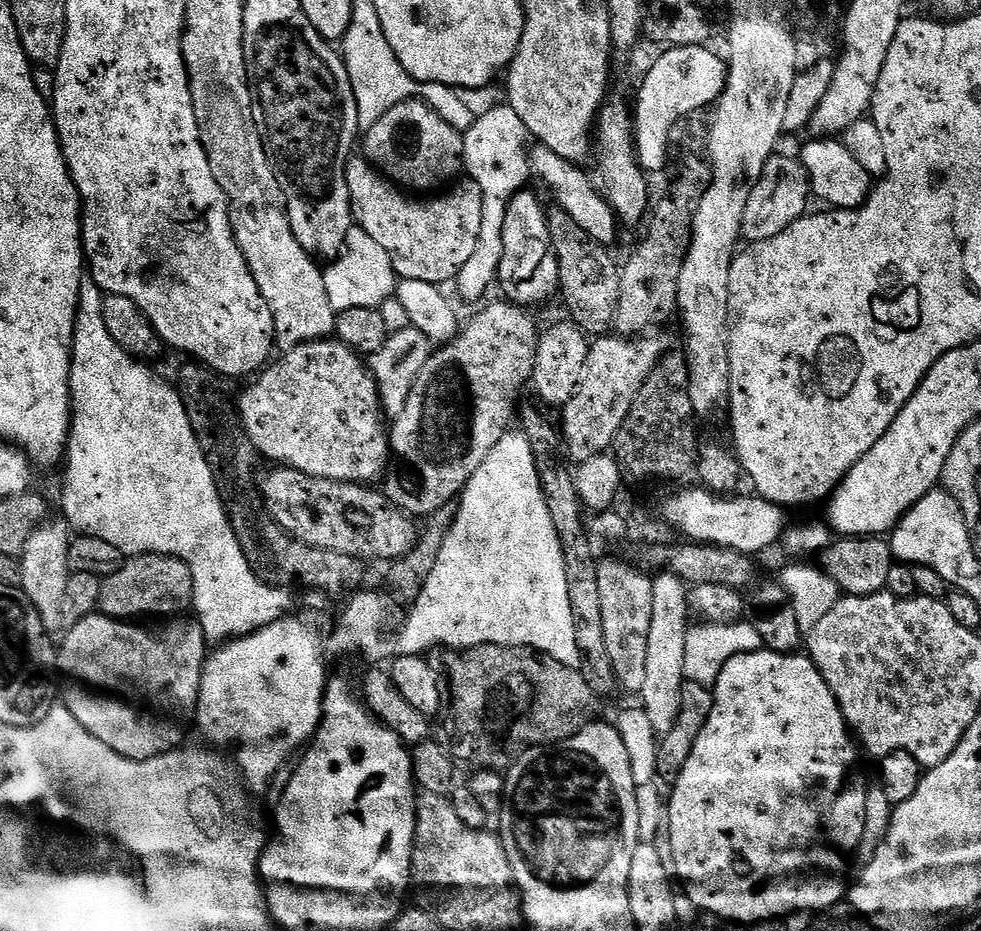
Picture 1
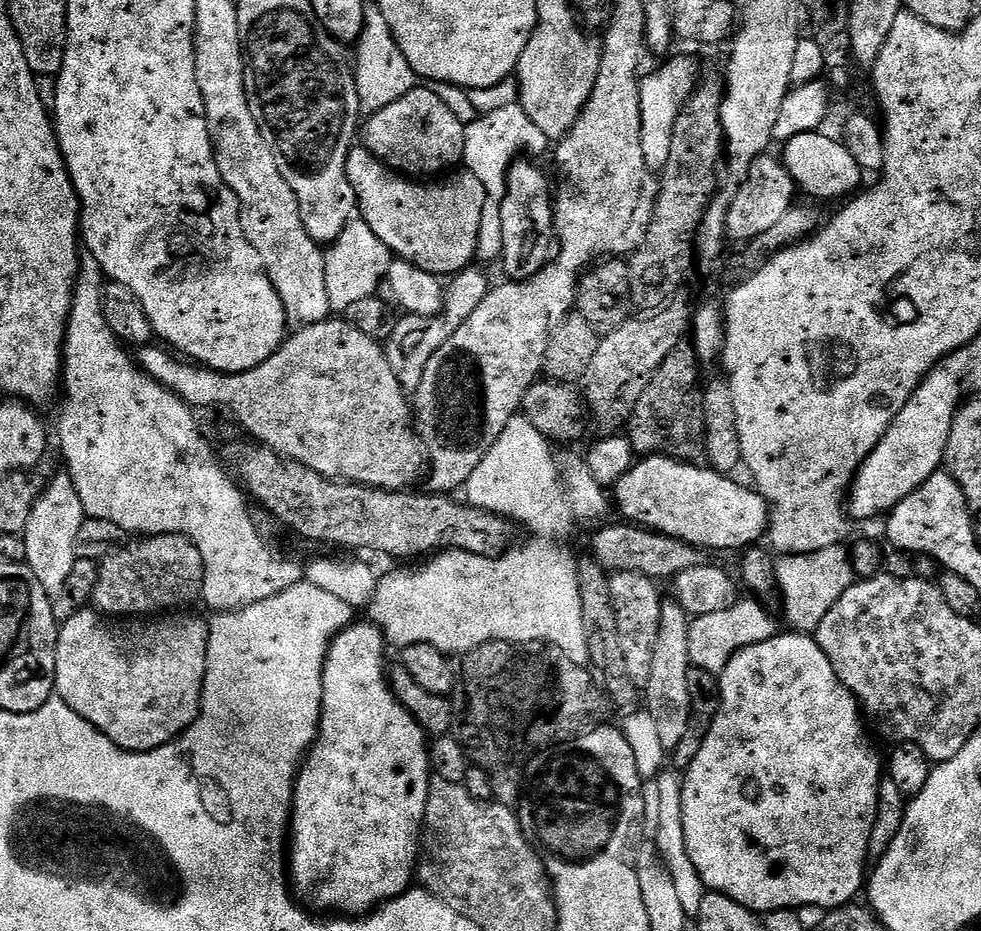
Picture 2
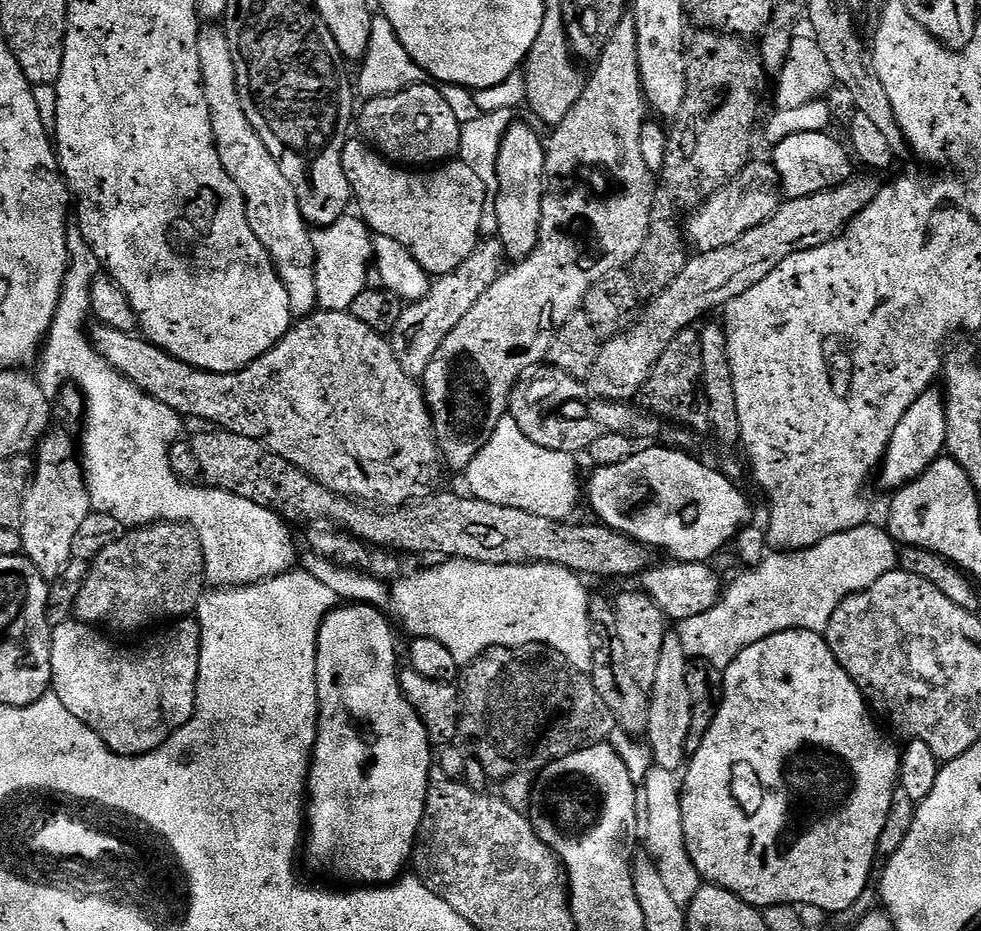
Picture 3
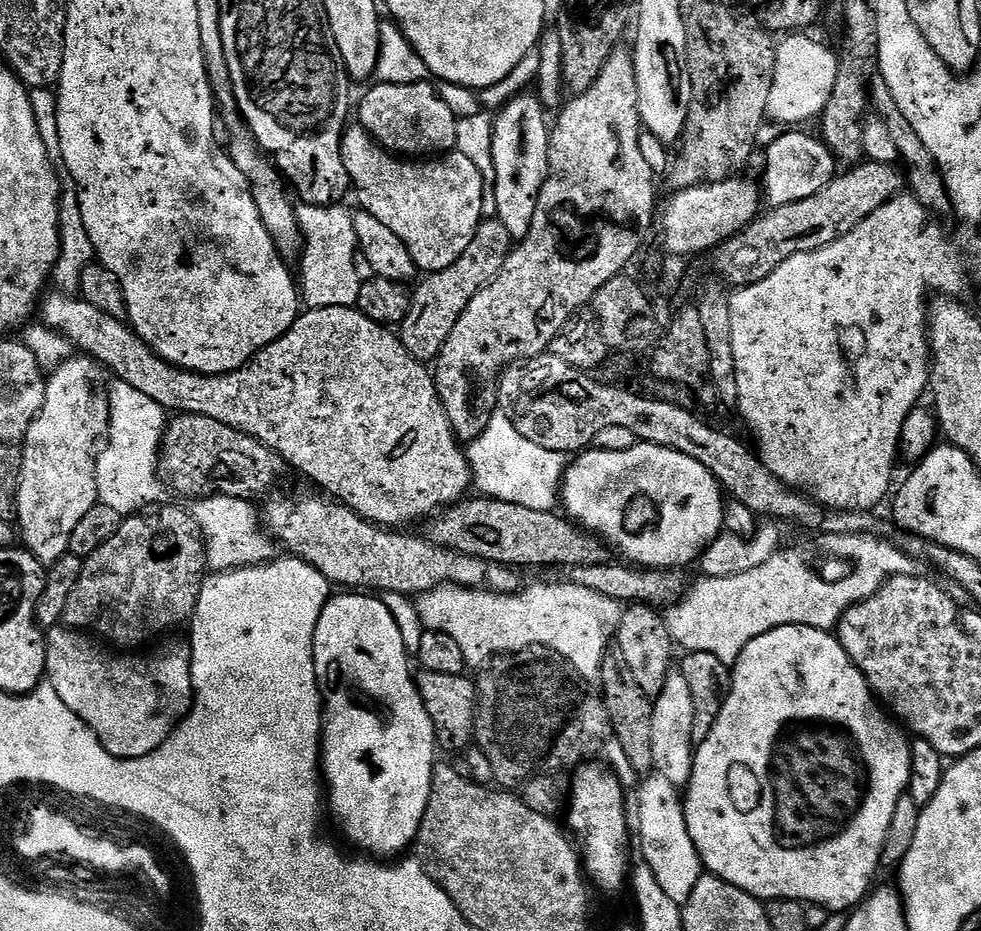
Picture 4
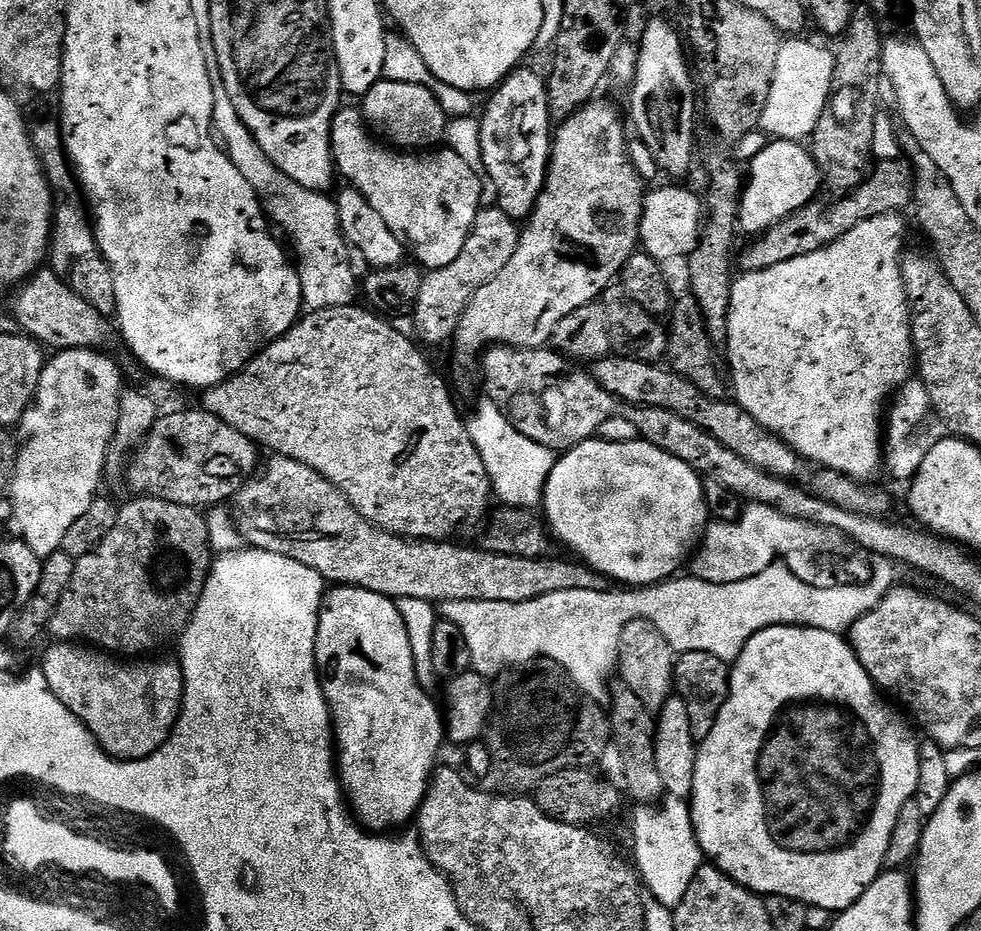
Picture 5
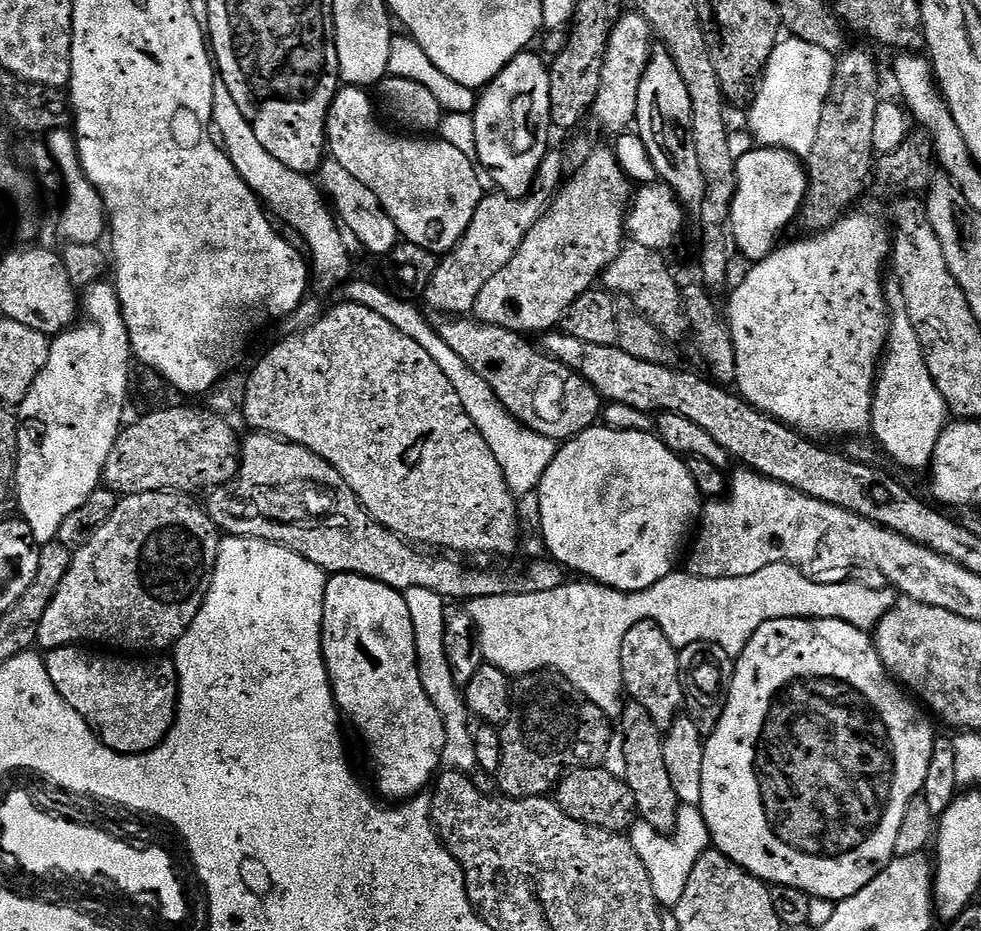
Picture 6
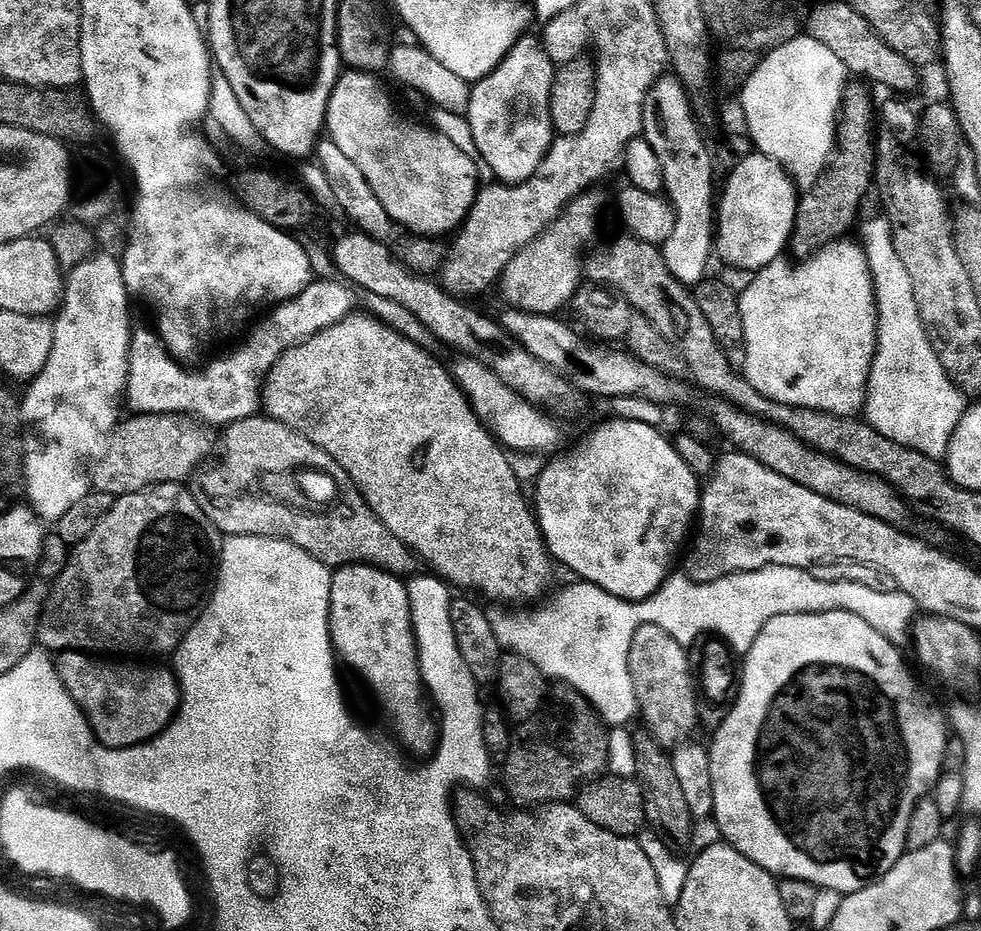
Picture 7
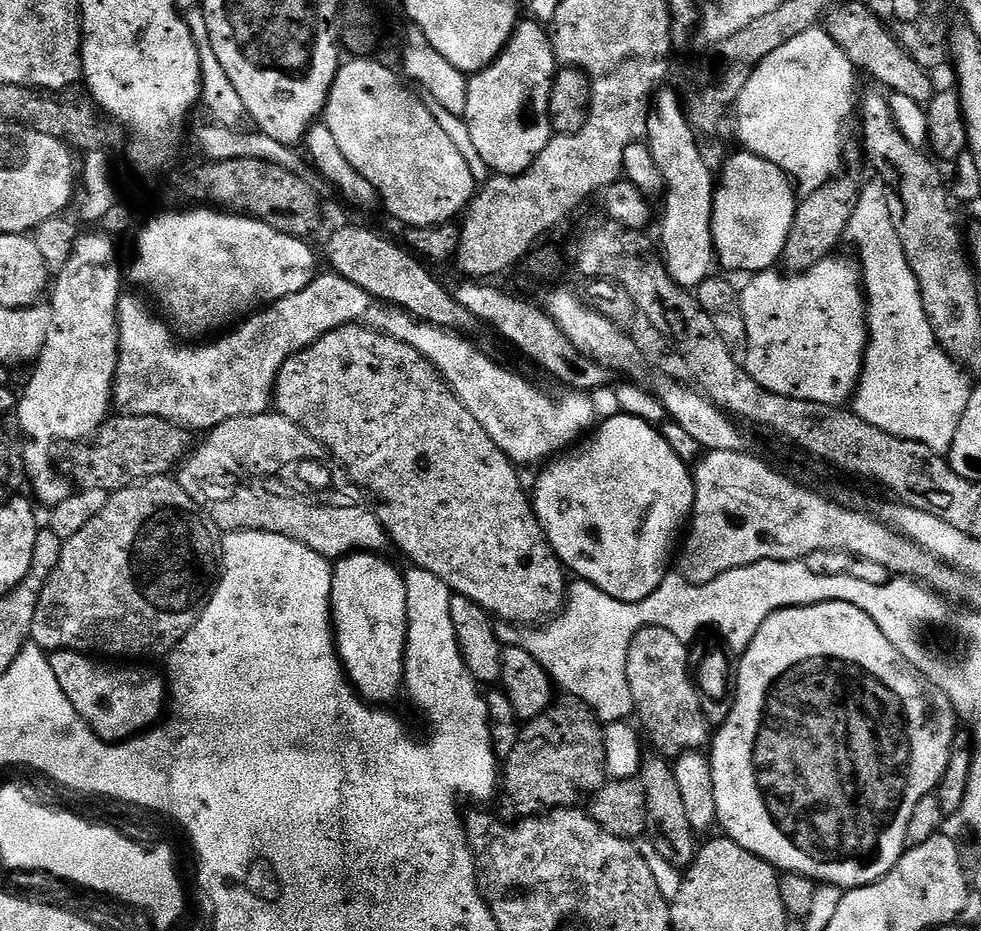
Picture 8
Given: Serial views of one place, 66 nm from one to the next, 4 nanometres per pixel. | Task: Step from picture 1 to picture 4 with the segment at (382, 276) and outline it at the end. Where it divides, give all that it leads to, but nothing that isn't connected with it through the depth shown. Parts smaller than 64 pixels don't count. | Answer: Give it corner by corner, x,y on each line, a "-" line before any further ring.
303,202
295,205
296,222
302,237
302,255
298,261
298,287
308,308
329,308
355,305
362,275
356,269
358,245
352,222
353,213
337,202
327,208
318,208

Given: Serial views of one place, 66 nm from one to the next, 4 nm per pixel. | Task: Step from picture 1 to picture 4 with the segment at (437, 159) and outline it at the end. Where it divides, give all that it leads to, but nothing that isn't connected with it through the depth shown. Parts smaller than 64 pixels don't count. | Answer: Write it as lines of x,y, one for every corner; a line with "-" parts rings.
373,83
368,93
360,100
359,127
365,128
372,139
385,152
399,154
404,158
432,158
437,154
447,154
456,148
457,116
450,106
446,106
443,95
438,94
431,87
431,83
423,84
382,84

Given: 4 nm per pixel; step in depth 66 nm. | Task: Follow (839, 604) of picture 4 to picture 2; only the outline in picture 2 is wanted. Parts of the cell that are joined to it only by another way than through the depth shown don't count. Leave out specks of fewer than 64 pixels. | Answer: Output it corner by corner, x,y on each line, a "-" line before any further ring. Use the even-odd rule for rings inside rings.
839,544
814,554
780,556
775,565
778,592
784,595
784,612
792,623
789,625
801,634
815,633
822,618
830,614
834,602
838,602
854,582
849,549
-
744,598
737,599
736,604
730,606
730,610
722,610
719,614
697,616
691,621
691,623
689,623
688,633
690,634
690,658
695,667
713,674
722,673
726,670
730,658
738,650
742,650
746,646
754,646
758,642
766,642
771,636
777,635
778,628
776,628
775,622
768,617
767,610
760,605
763,603
756,598
748,599
752,600
744,600

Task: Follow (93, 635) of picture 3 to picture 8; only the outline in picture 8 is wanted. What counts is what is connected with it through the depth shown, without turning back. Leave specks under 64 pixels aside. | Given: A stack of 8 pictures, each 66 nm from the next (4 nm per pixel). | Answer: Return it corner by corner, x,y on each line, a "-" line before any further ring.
54,652
48,661
54,670
54,678
58,678
58,686
62,686
74,710
78,710
99,740
123,744
125,740
143,736
161,723
170,700
170,689
163,675
155,676
144,666
111,668
108,665
111,663
101,662
83,652

